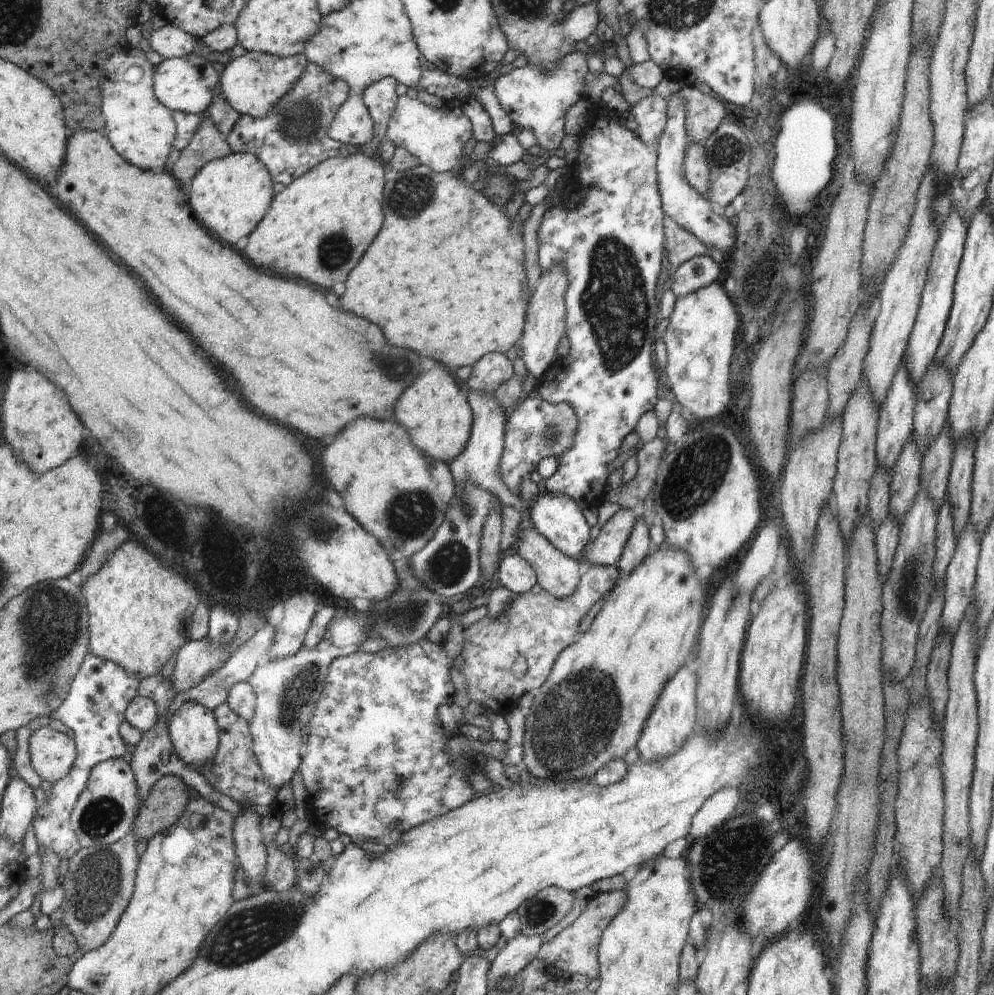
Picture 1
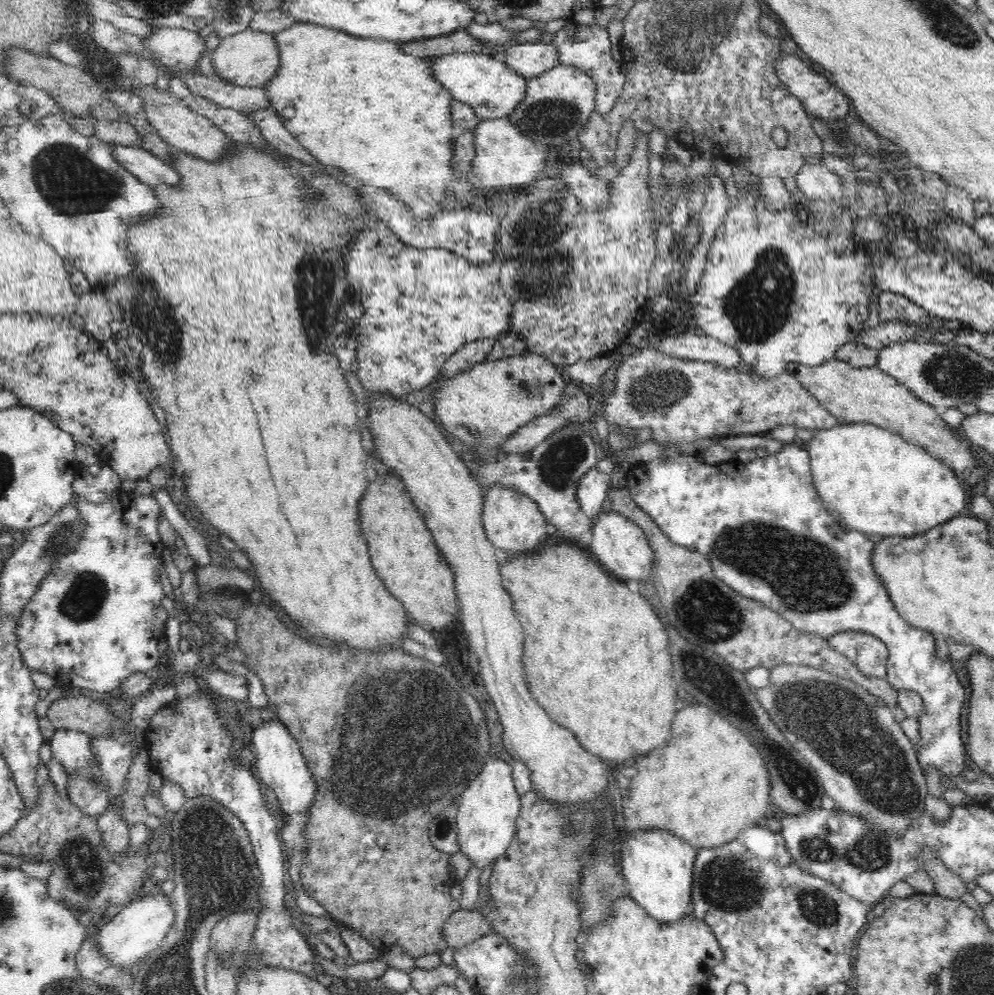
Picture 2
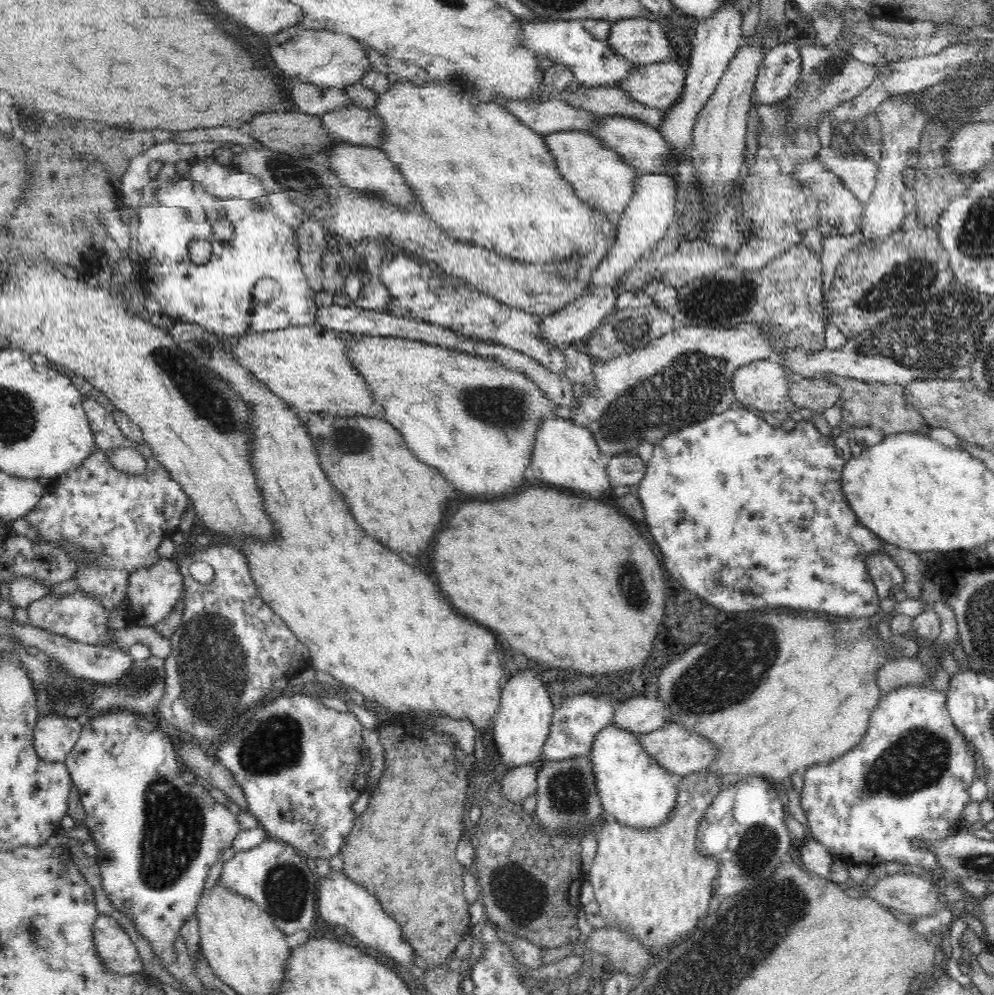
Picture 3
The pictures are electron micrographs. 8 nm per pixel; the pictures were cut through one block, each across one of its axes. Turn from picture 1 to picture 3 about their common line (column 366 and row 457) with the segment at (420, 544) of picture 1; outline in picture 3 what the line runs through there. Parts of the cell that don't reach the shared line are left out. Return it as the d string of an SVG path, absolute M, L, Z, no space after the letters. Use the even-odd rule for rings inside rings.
M361 335L356 337L354 342L348 343L348 352L346 354L348 354L348 359L352 361L352 367L356 367L358 373L362 373L362 377L366 379L366 383L368 383L368 387L370 387L374 398L382 404L382 408L384 408L384 420L390 422L396 430L400 430L400 434L404 436L404 440L410 446L410 450L418 456L418 460L422 460L422 462L438 468L440 474L448 482L452 482L460 492L464 492L468 496L476 496L476 498L488 496L488 498L492 498L492 496L512 494L514 490L520 488L518 484L524 482L524 472L526 472L526 468L530 466L530 460L532 460L532 448L534 448L534 438L536 438L538 426L542 424L544 416L554 414L557 408L554 405L554 401L526 373L520 373L520 371L510 369L496 359L480 357L440 345L398 337Z

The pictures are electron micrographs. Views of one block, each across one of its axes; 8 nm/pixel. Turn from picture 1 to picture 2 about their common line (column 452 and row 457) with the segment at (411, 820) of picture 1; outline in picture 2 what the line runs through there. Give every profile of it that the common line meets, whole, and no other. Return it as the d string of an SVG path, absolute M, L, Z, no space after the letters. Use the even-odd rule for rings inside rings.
M784 444L781 451L768 454L766 457L756 457L755 459L744 463L735 458L730 458L728 462L722 462L720 464L710 465L706 462L702 463L697 458L702 458L701 452L695 455L682 455L682 458L677 459L676 455L678 452L670 452L663 454L659 458L651 461L641 462L635 467L630 468L626 472L627 483L625 488L629 490L629 495L636 506L641 508L649 516L651 520L662 530L662 533L668 539L670 543L692 549L702 555L705 555L712 565L714 576L722 579L724 584L727 584L729 588L732 588L736 593L748 598L753 599L755 602L761 603L765 607L772 609L777 612L780 616L783 616L794 628L798 630L815 633L824 638L836 635L837 632L842 631L864 631L878 637L886 644L889 655L887 659L887 681L891 684L891 687L897 692L900 690L911 690L916 691L920 697L922 697L922 703L924 703L924 712L922 716L918 718L919 722L919 743L917 744L916 756L920 768L922 768L924 774L925 770L932 770L935 768L938 772L941 772L943 776L961 776L960 773L966 765L966 747L964 740L962 740L962 732L960 731L960 714L962 714L962 706L964 706L964 700L966 700L966 690L964 686L960 684L958 676L954 672L954 668L951 668L950 658L940 660L936 656L936 642L935 634L930 631L916 628L910 625L907 620L904 620L897 612L894 607L886 587L882 584L878 574L874 573L874 567L872 567L872 554L874 554L874 548L876 544L870 540L869 536L862 532L856 532L856 530L850 530L850 528L828 528L838 516L834 516L830 512L830 508L824 504L818 491L815 489L812 480L812 469L810 464L810 455L803 444Z

